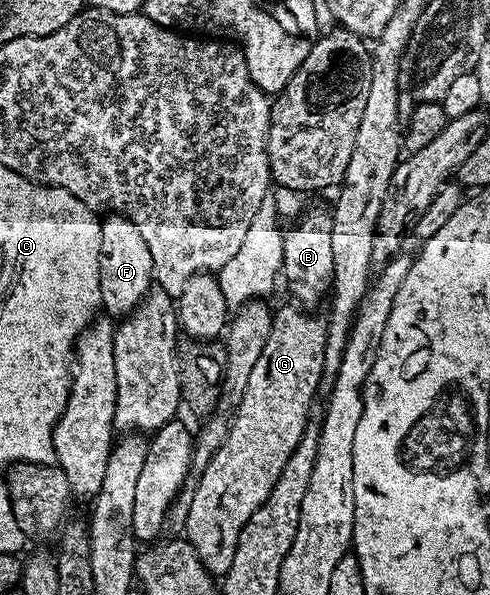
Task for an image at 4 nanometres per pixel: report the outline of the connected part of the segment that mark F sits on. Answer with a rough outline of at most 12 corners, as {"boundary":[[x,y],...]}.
{"boundary":[[128,217],[100,222],[100,303],[132,314],[154,285],[150,247]]}

